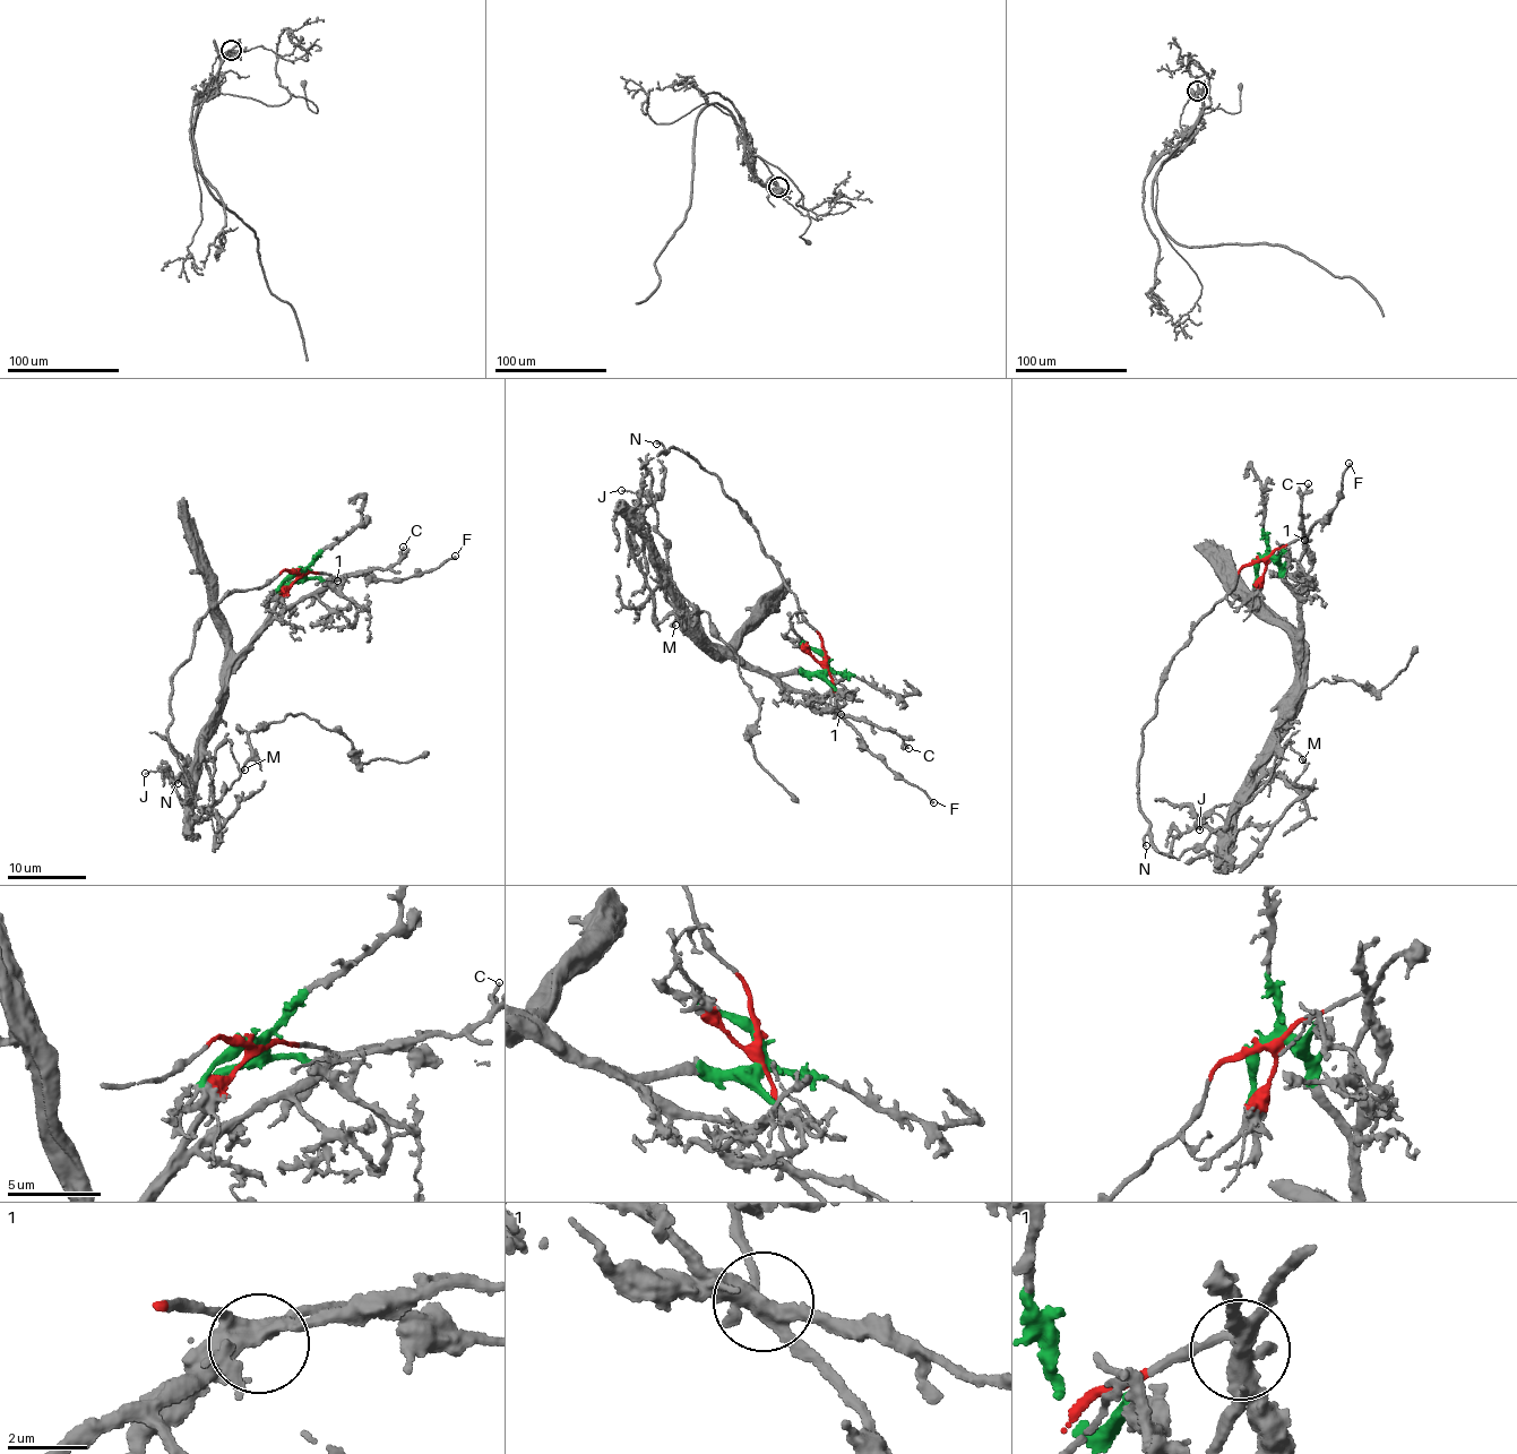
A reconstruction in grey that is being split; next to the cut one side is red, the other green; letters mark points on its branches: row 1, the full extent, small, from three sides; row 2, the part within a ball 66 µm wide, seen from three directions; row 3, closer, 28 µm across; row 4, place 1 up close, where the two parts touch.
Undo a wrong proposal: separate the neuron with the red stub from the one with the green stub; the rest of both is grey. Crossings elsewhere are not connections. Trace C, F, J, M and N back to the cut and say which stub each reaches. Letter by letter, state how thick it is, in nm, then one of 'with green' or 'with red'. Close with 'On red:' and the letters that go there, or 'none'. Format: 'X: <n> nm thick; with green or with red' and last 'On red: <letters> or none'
C: 160 nm thick; with green
F: 200 nm thick; with red
J: 130 nm thick; with green
M: 280 nm thick; with green
N: 200 nm thick; with red
On red: F, N

